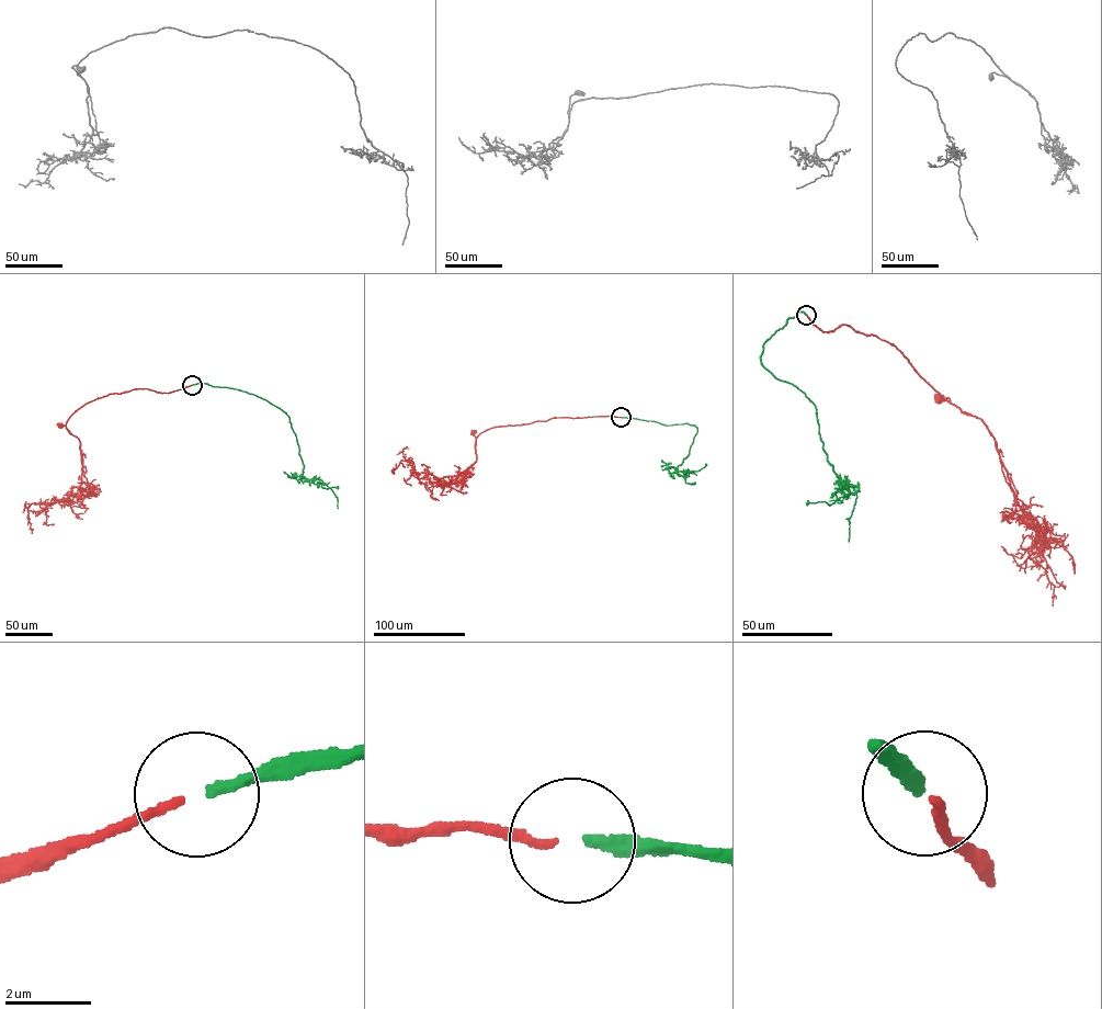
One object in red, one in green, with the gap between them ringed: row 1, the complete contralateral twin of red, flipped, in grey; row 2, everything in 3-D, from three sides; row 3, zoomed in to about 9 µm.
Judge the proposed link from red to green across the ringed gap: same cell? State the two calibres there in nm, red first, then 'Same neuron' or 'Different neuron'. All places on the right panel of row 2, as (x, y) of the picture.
Thickness 180 nm (red) against 280 nm. Same neuron

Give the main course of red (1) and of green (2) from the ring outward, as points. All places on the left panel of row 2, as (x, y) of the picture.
1: (192, 385), (169, 393), (137, 388), (110, 394), (75, 411), (66, 428), (59, 426)
2: (192, 385), (239, 389), (286, 414), (299, 446), (303, 476), (321, 479), (337, 497), (338, 508)

